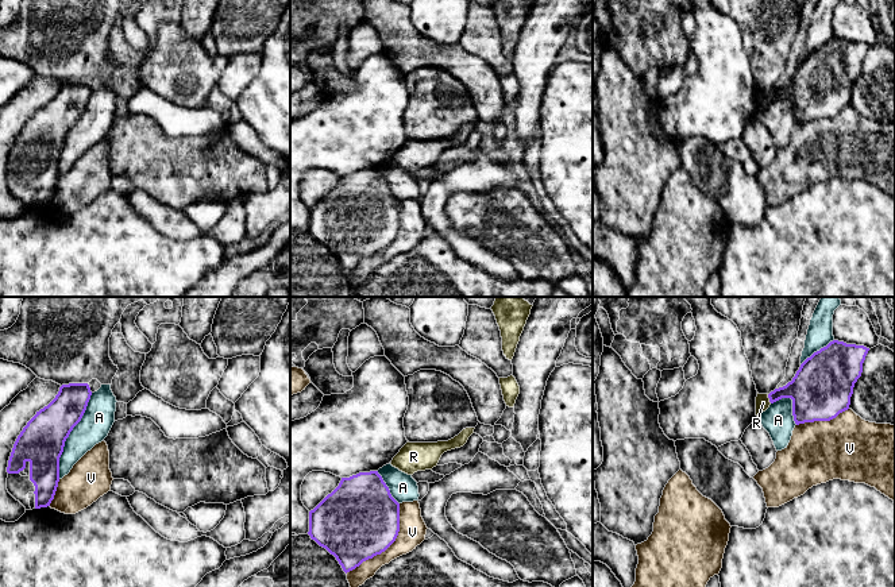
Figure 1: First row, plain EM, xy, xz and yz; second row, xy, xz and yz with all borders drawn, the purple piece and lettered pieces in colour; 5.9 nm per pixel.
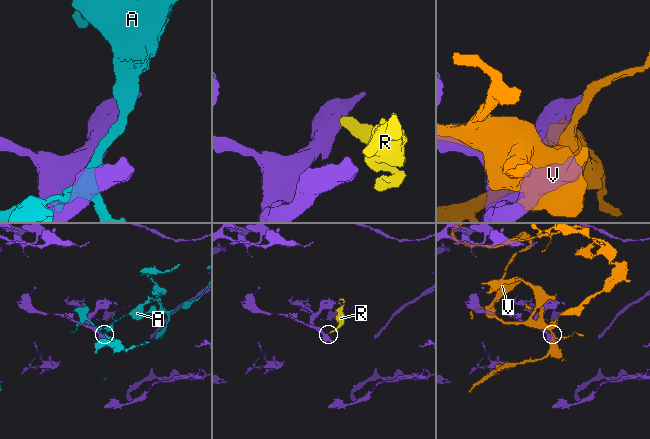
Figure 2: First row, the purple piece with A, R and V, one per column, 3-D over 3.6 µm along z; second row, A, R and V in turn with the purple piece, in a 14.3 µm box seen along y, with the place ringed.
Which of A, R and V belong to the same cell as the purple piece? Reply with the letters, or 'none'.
none

